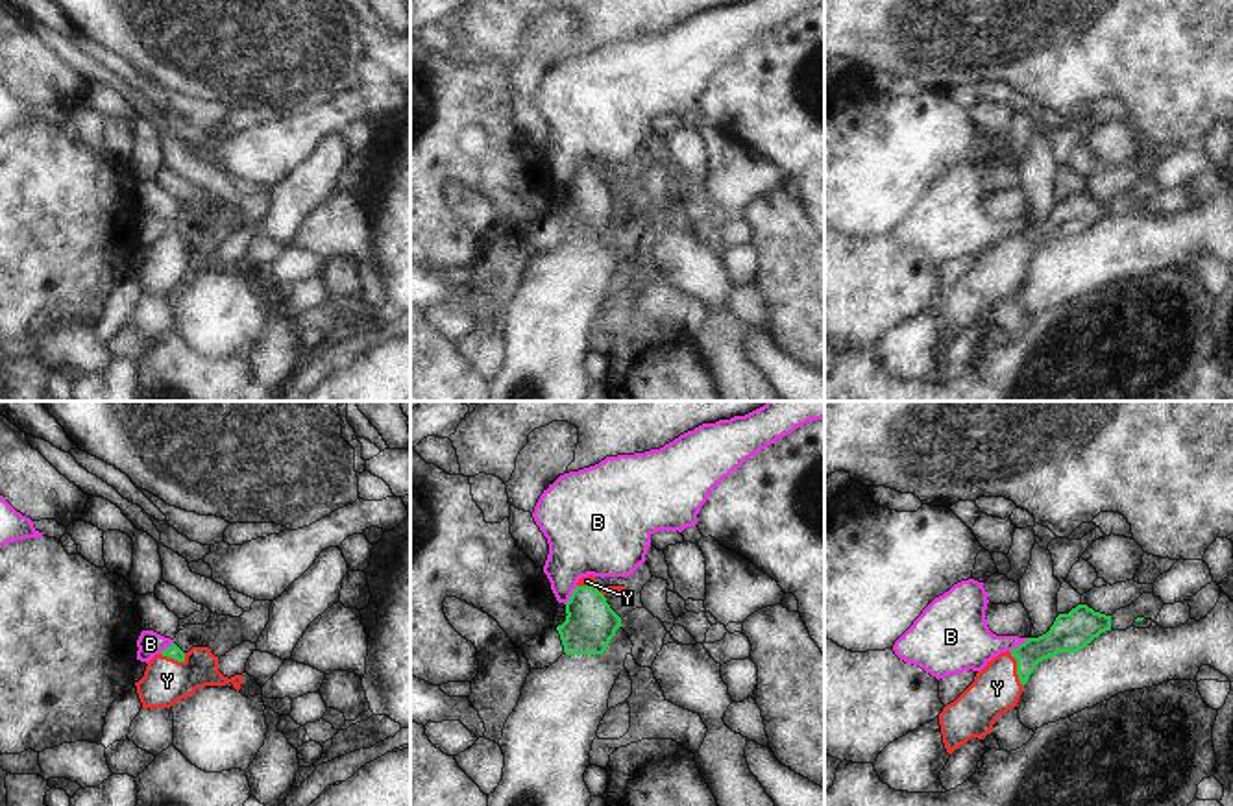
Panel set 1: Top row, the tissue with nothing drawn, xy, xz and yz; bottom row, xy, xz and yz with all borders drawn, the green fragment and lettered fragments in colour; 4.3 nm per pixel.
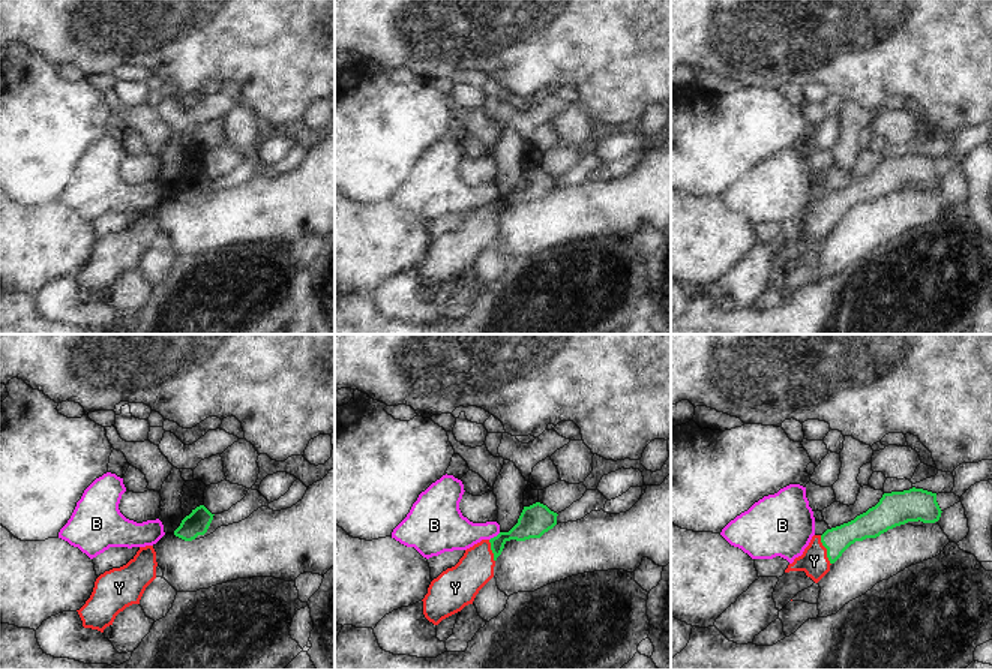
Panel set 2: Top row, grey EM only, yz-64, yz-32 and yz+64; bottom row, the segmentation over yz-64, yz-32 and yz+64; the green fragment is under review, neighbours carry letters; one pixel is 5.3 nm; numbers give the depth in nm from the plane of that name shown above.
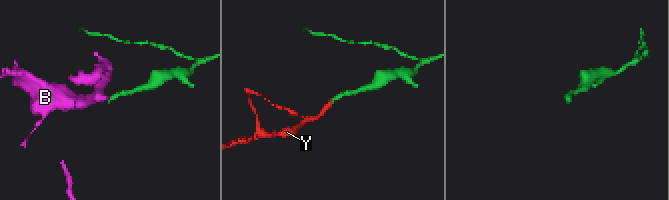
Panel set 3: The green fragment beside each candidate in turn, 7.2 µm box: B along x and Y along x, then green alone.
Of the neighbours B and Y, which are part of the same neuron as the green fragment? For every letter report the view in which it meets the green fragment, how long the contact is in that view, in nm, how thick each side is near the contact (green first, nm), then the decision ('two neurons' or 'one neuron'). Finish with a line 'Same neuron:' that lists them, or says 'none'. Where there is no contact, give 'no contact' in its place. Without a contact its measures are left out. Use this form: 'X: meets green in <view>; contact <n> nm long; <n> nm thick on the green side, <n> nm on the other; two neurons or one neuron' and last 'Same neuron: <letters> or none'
B: meets green in yz; contact 110 nm long; 170 nm thick on the green side, 240 nm on the other; two neurons
Y: meets green in yz; contact 170 nm long; 140 nm thick on the green side, 200 nm on the other; one neuron
Same neuron: Y

